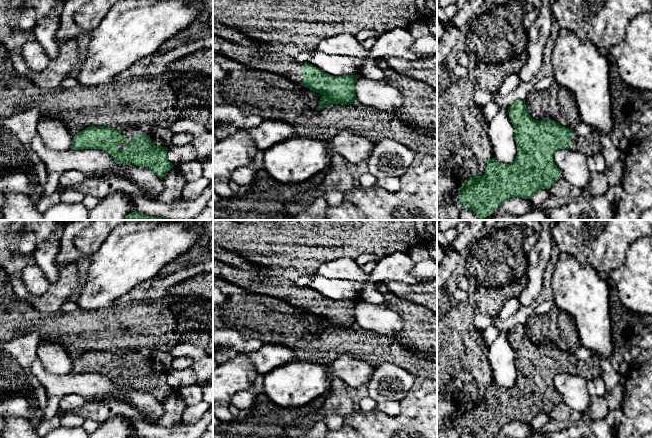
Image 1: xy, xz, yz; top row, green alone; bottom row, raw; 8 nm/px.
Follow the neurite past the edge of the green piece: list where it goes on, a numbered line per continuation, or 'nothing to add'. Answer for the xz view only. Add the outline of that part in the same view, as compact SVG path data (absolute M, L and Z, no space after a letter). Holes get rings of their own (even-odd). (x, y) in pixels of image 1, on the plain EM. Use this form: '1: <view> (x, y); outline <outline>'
1: xz (280, 287); outline M213 259L213 278L225 280L255 293L280 298L299 308L303 306L303 287L296 286L285 277L257 274Z

